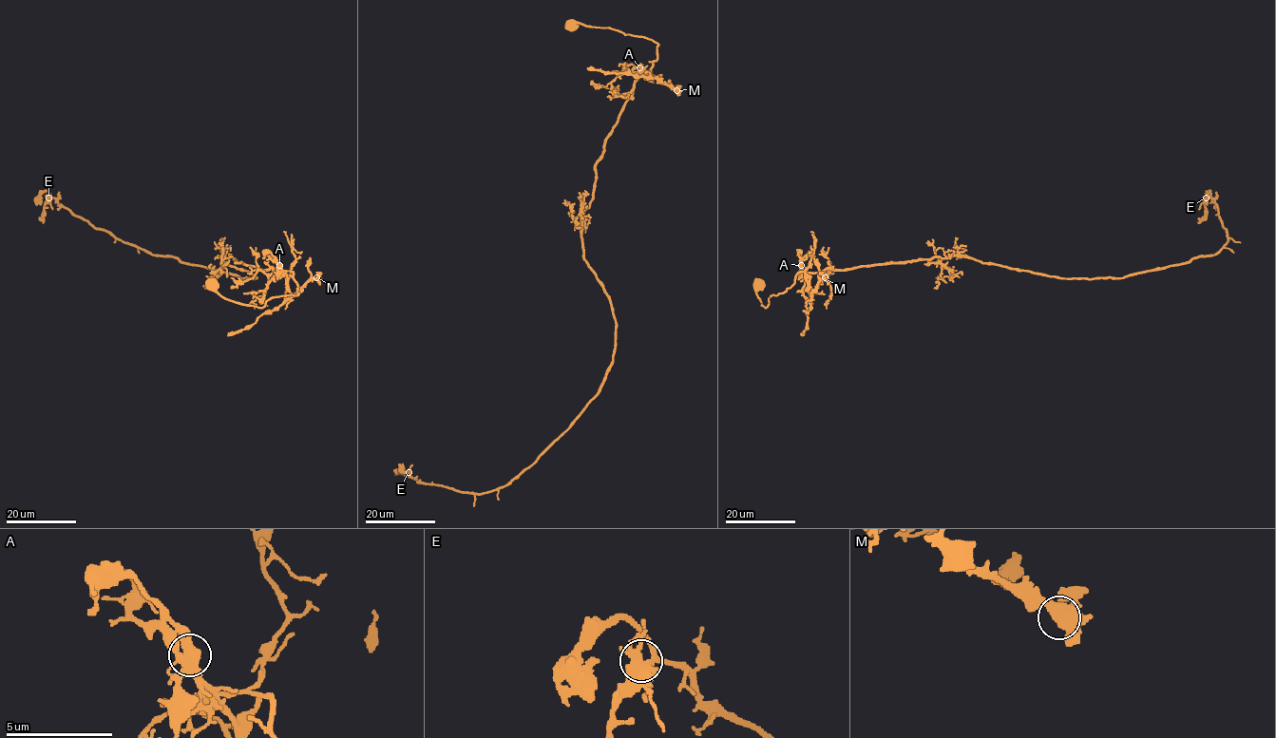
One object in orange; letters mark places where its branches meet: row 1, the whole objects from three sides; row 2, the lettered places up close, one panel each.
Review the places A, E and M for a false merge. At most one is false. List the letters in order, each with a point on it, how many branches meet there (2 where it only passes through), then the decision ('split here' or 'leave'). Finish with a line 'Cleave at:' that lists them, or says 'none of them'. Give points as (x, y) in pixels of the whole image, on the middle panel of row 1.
A: place (639, 67); branches 3; split here
E: place (409, 472); branches 3; leave
M: place (676, 90); branches 3; leave
Cleave at: A

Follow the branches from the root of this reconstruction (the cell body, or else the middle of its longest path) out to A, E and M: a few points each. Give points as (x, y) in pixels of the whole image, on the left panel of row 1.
A: (212, 283), (218, 293), (228, 299), (262, 307), (271, 297), (298, 293), (293, 272), (284, 272), (279, 265)
E: (212, 283), (258, 307), (298, 293), (291, 272), (222, 255), (256, 277), (240, 277), (154, 255), (48, 198)
M: (212, 283), (228, 299), (262, 307), (271, 297), (298, 293), (291, 272), (288, 290), (292, 294), (316, 277)

